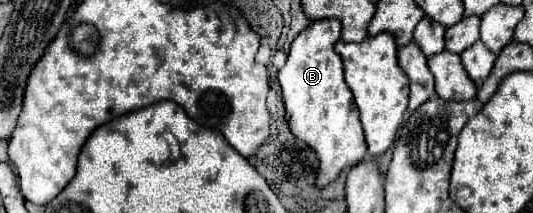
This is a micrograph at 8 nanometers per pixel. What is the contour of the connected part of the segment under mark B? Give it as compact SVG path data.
M337 18L313 20L291 44L287 64L279 70L287 120L295 136L307 142L319 162L319 188L331 184L339 172L349 170L353 164L367 156L367 144L359 122L359 110L353 94L343 78L343 62L335 52L335 42L341 38L341 22Z

